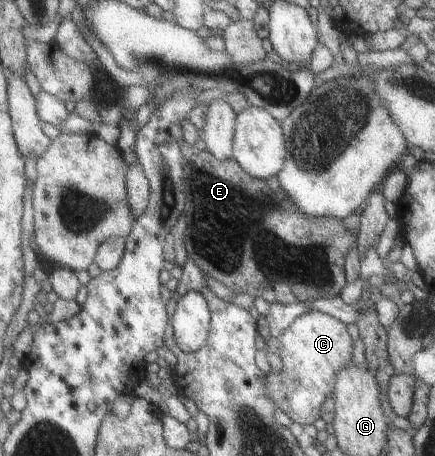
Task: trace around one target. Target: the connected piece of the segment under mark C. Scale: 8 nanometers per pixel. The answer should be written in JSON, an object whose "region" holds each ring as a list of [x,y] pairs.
{"region":[[[310,310],[301,314],[279,335],[278,352],[280,359],[280,370],[278,372],[263,373],[266,396],[270,397],[274,409],[283,411],[289,419],[301,425],[312,424],[319,418],[319,411],[322,408],[324,399],[331,393],[334,386],[335,375],[338,369],[345,367],[351,358],[351,338],[348,337],[345,324],[330,315]]]}

